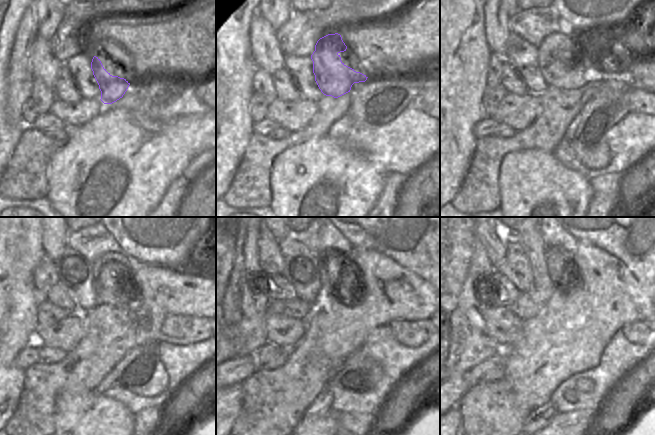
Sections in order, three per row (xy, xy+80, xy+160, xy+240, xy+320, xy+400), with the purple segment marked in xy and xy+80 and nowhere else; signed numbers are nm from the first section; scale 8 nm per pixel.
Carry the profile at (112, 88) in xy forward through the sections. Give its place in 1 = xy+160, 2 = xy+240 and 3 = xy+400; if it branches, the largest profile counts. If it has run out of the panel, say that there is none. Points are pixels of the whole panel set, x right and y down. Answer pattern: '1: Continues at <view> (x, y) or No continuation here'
1: Continues at xy+160 (554, 55)
2: Continues at xy+240 (108, 269)
3: Continues at xy+400 (557, 257).

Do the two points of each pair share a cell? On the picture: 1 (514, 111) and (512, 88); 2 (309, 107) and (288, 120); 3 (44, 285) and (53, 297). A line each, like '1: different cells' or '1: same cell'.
1: different cells
2: same cell
3: different cells

